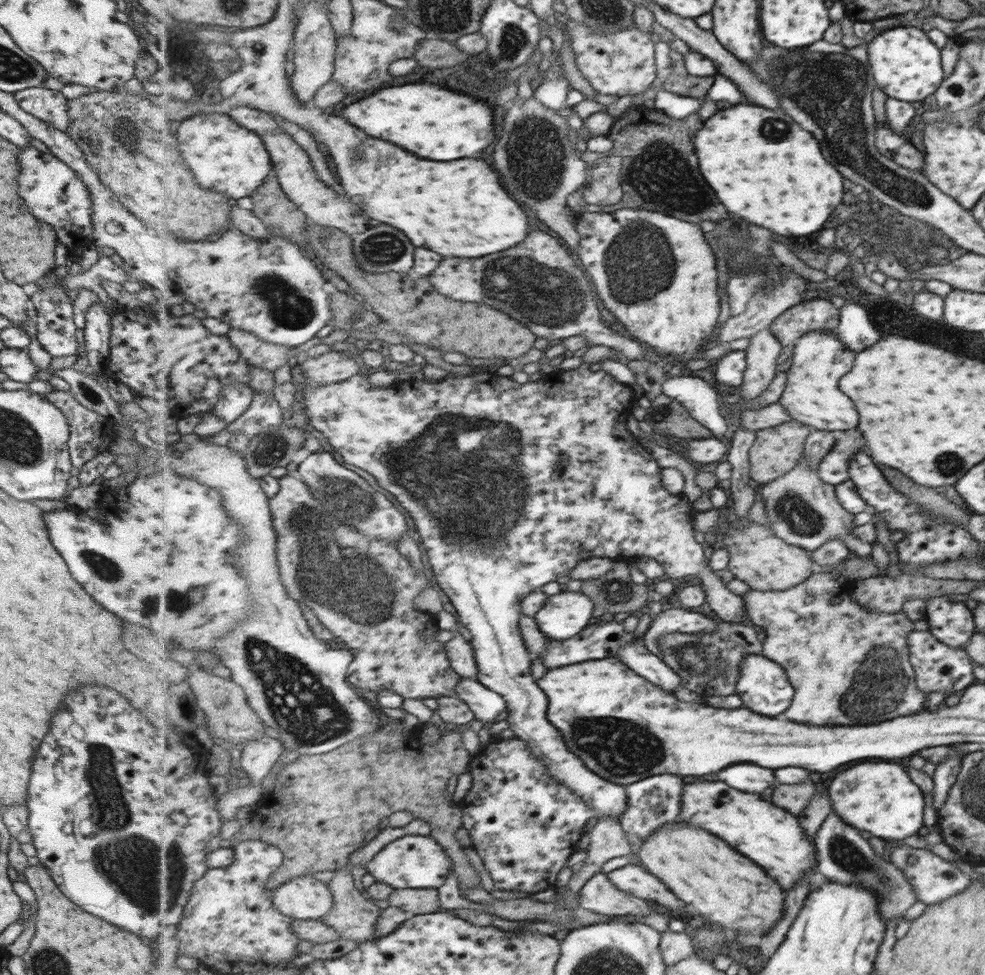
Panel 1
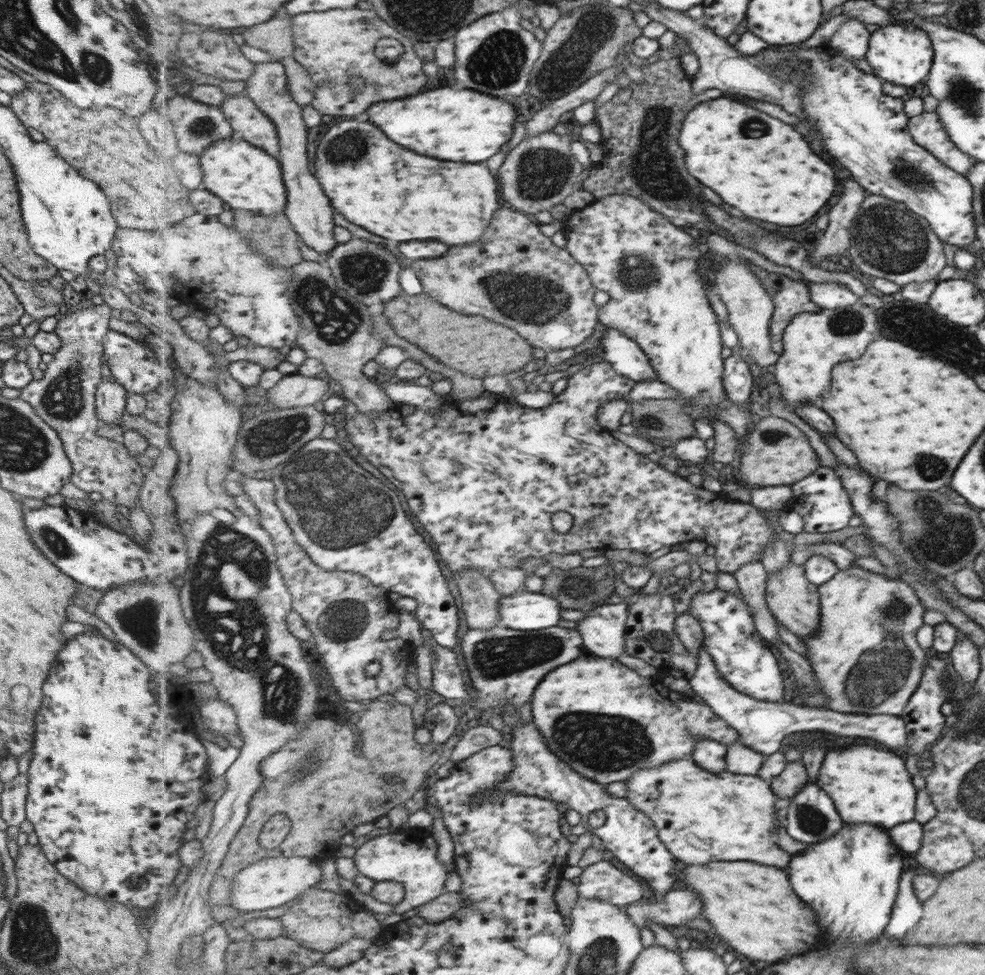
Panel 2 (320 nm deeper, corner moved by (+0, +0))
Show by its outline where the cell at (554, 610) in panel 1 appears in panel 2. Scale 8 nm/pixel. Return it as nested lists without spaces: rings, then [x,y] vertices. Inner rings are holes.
[[[517,592],[500,600],[503,626],[515,630],[540,631],[561,622],[562,604],[551,596],[535,592]]]

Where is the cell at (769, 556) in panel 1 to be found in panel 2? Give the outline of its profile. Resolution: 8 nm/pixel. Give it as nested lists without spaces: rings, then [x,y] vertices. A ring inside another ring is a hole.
[[[789,563],[785,568],[768,577],[767,604],[779,623],[799,638],[813,637],[822,622],[822,600],[820,588],[810,582],[806,575],[806,567]]]

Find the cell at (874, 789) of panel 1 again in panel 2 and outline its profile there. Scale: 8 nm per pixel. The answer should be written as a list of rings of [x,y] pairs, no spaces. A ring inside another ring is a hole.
[[[845,746],[845,748],[833,748],[823,758],[823,768],[819,772],[819,782],[831,796],[835,796],[835,808],[839,808],[839,816],[843,816],[843,822],[869,822],[881,828],[891,828],[895,824],[914,821],[915,788],[911,786],[909,774],[903,766],[903,760],[893,756],[891,752],[883,752],[873,746]]]

